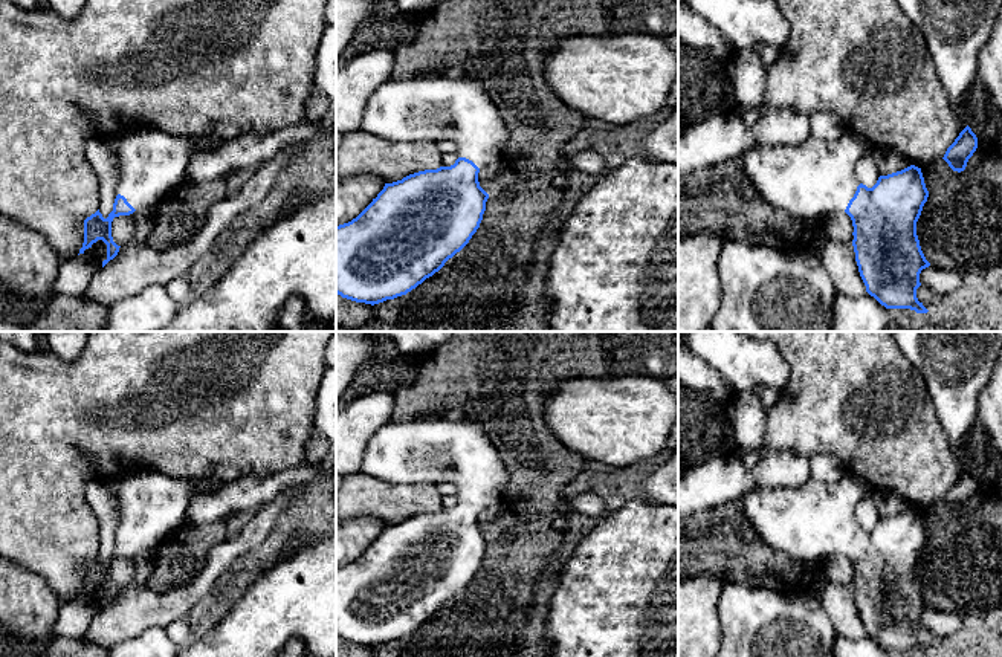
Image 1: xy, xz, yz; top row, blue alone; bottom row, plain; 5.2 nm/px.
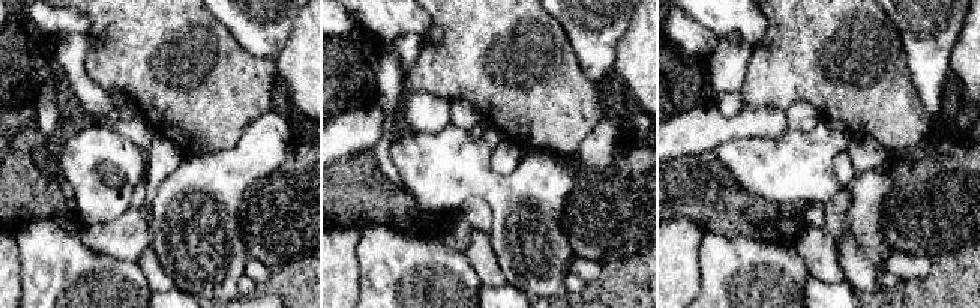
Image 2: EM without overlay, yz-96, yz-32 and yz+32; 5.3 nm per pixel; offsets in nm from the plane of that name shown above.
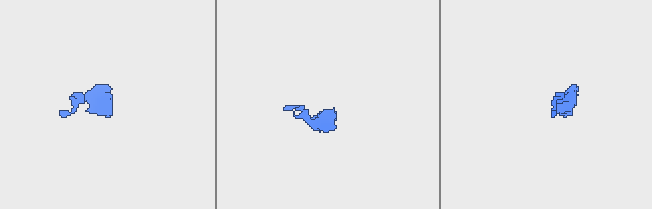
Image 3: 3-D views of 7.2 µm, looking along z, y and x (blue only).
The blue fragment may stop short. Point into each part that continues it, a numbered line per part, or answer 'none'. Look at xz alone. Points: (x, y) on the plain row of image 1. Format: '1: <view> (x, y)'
none

